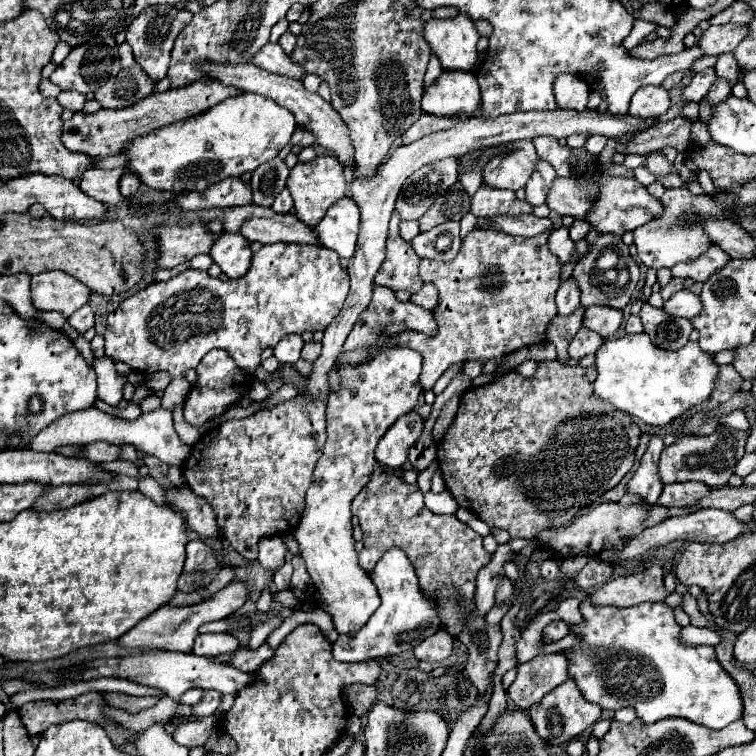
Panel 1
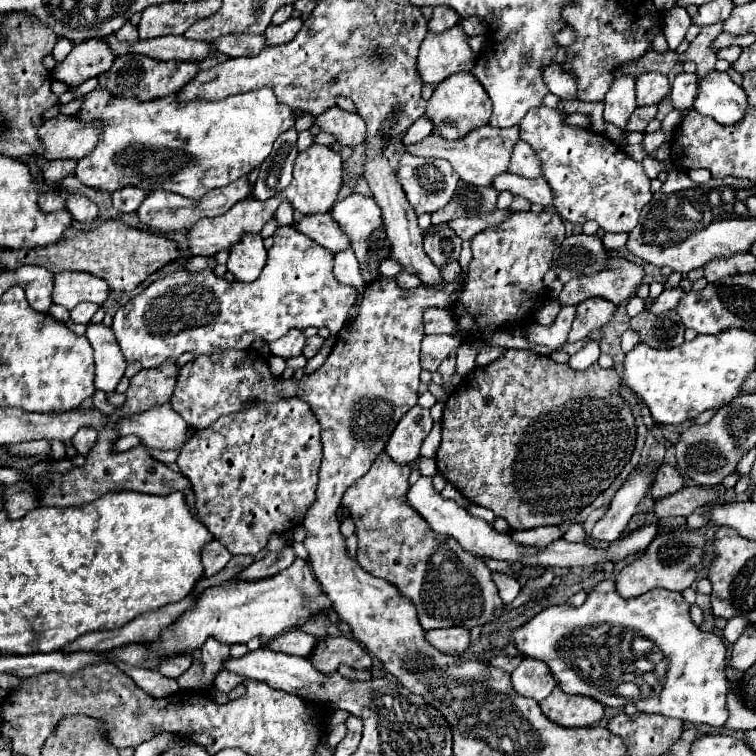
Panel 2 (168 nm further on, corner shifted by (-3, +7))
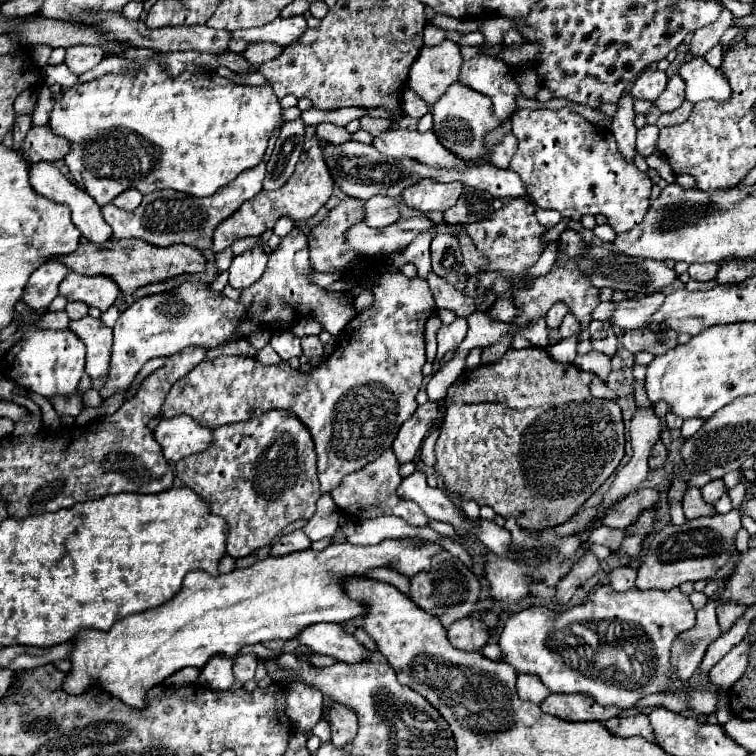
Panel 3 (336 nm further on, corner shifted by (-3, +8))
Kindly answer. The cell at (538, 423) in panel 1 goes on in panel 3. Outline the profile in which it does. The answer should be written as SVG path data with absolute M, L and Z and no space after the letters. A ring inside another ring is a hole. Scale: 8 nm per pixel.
M525 348L525 350L509 350L503 360L497 364L483 364L473 370L465 370L447 390L445 396L445 420L441 426L441 434L435 446L437 464L435 472L441 476L445 488L449 492L459 494L463 500L473 500L479 506L491 506L503 518L517 518L517 522L527 530L545 530L551 526L559 526L571 516L579 512L583 502L613 474L625 454L625 432L623 432L623 418L621 408L613 400L597 400L589 392L589 382L593 374L583 372L573 364L557 364L553 362L545 350L541 348Z

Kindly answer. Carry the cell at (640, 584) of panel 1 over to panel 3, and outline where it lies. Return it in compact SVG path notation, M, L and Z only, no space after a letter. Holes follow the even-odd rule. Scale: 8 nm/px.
M731 510L727 514L715 514L711 518L695 518L687 520L681 526L665 526L659 530L649 550L639 566L637 588L657 588L671 590L683 582L695 582L701 578L711 578L719 568L723 568L731 554L735 554L735 536L741 530L741 514L739 510Z

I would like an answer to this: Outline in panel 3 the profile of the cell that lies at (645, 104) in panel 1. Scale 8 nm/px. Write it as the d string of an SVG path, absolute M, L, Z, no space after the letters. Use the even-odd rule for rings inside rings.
M645 70L637 76L631 88L633 98L643 98L643 100L655 100L659 92L663 92L667 86L667 74L661 70Z

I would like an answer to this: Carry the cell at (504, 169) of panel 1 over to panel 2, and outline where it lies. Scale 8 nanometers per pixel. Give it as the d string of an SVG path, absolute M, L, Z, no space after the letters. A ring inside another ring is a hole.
M485 125L485 127L473 129L469 135L461 137L457 141L447 141L443 137L431 135L431 137L425 137L425 141L421 141L417 145L407 145L405 151L413 153L413 155L419 155L419 157L447 159L453 165L453 169L457 171L457 175L465 183L471 183L471 185L477 185L477 187L491 187L493 185L493 179L497 175L507 173L509 161L511 161L511 155L513 155L513 149L515 149L515 145L519 141L521 141L519 127L499 129L499 127Z

